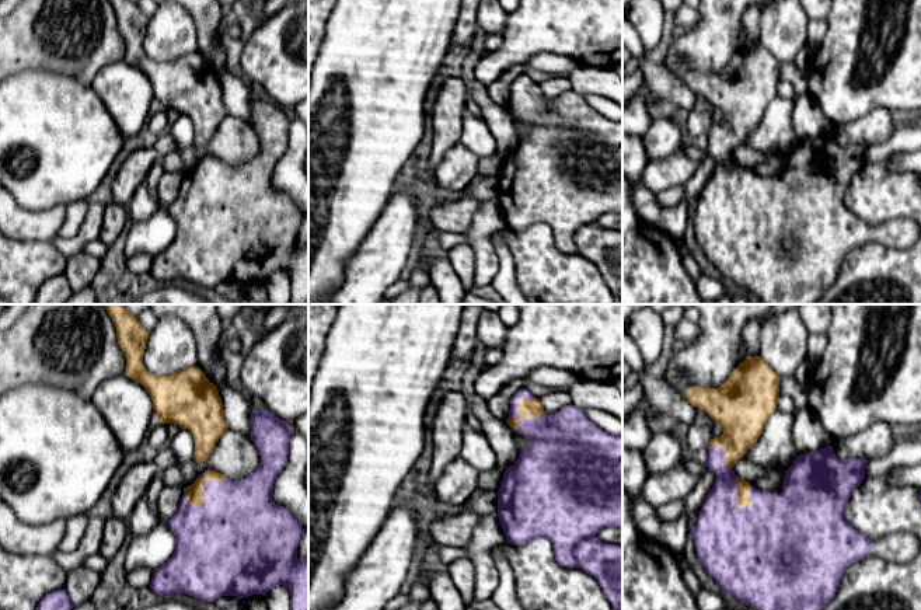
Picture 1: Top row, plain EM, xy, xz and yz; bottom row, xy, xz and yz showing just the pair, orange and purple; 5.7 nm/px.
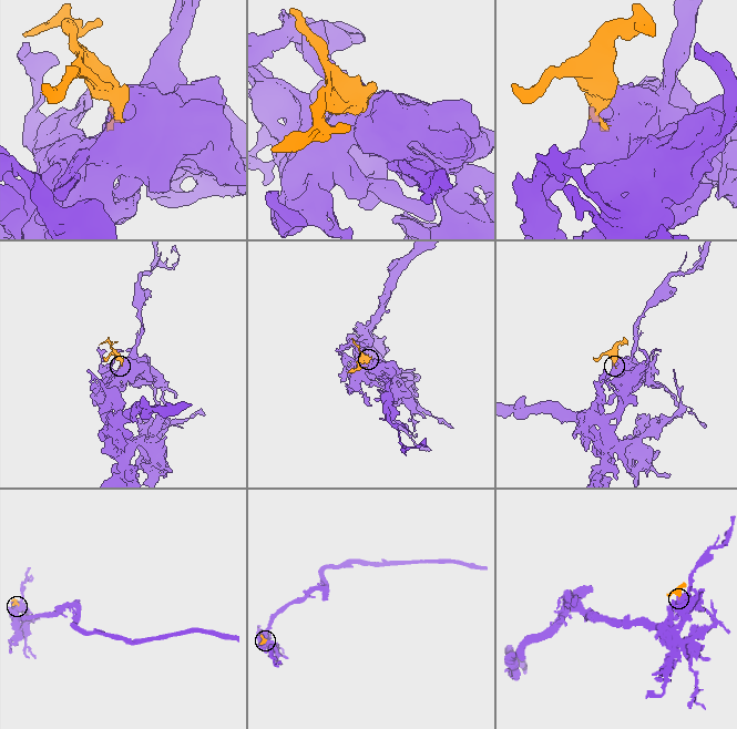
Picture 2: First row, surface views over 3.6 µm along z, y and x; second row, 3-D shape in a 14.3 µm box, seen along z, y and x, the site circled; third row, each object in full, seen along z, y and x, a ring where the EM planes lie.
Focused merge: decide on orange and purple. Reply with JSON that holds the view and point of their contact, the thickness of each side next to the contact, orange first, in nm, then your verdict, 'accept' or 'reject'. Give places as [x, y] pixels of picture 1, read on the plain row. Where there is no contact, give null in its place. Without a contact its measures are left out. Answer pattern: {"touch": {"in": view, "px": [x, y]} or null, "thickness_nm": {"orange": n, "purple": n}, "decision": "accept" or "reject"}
{"touch": {"in": "xy", "px": [202, 178]}, "thickness_nm": {"orange": 100, "purple": 440}, "decision": "accept"}

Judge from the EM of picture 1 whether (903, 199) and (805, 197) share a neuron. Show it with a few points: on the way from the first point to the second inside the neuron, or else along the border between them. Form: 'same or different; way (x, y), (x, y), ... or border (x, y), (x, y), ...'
different; border (861, 168), (848, 185), (844, 204), (867, 223)

